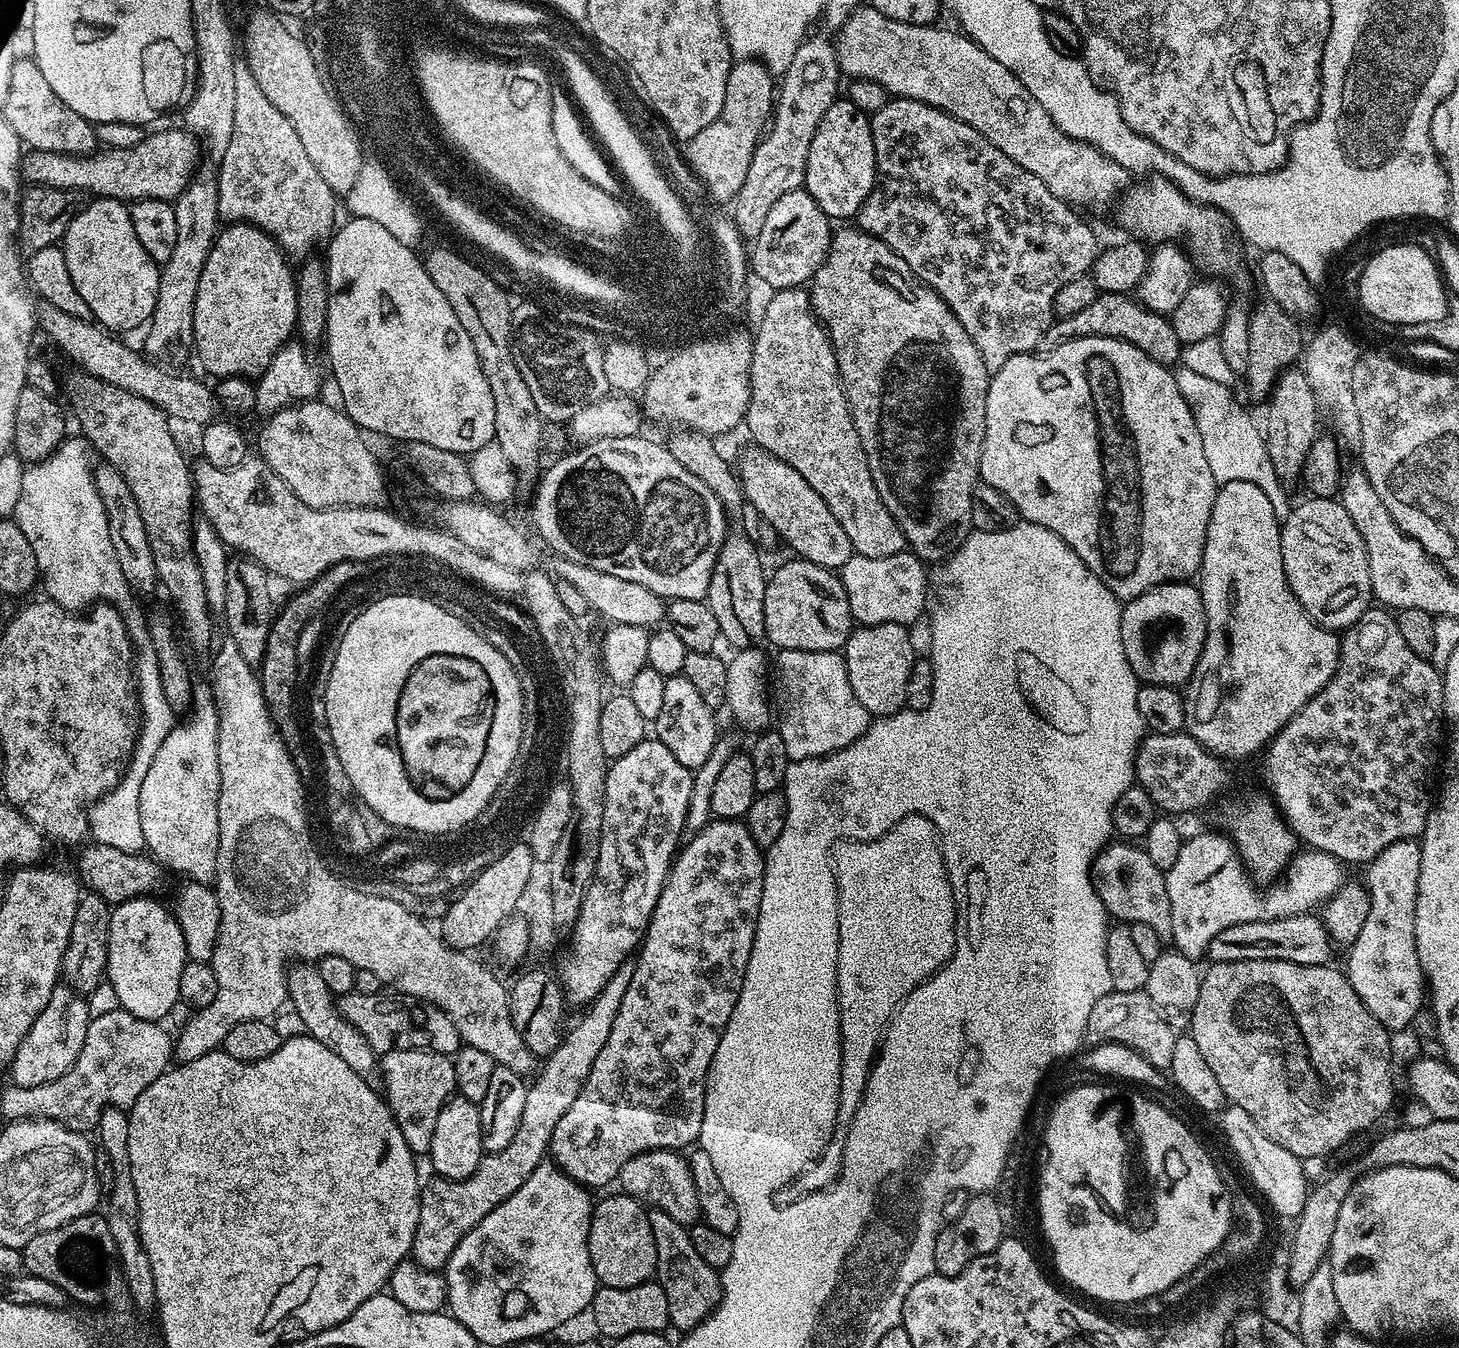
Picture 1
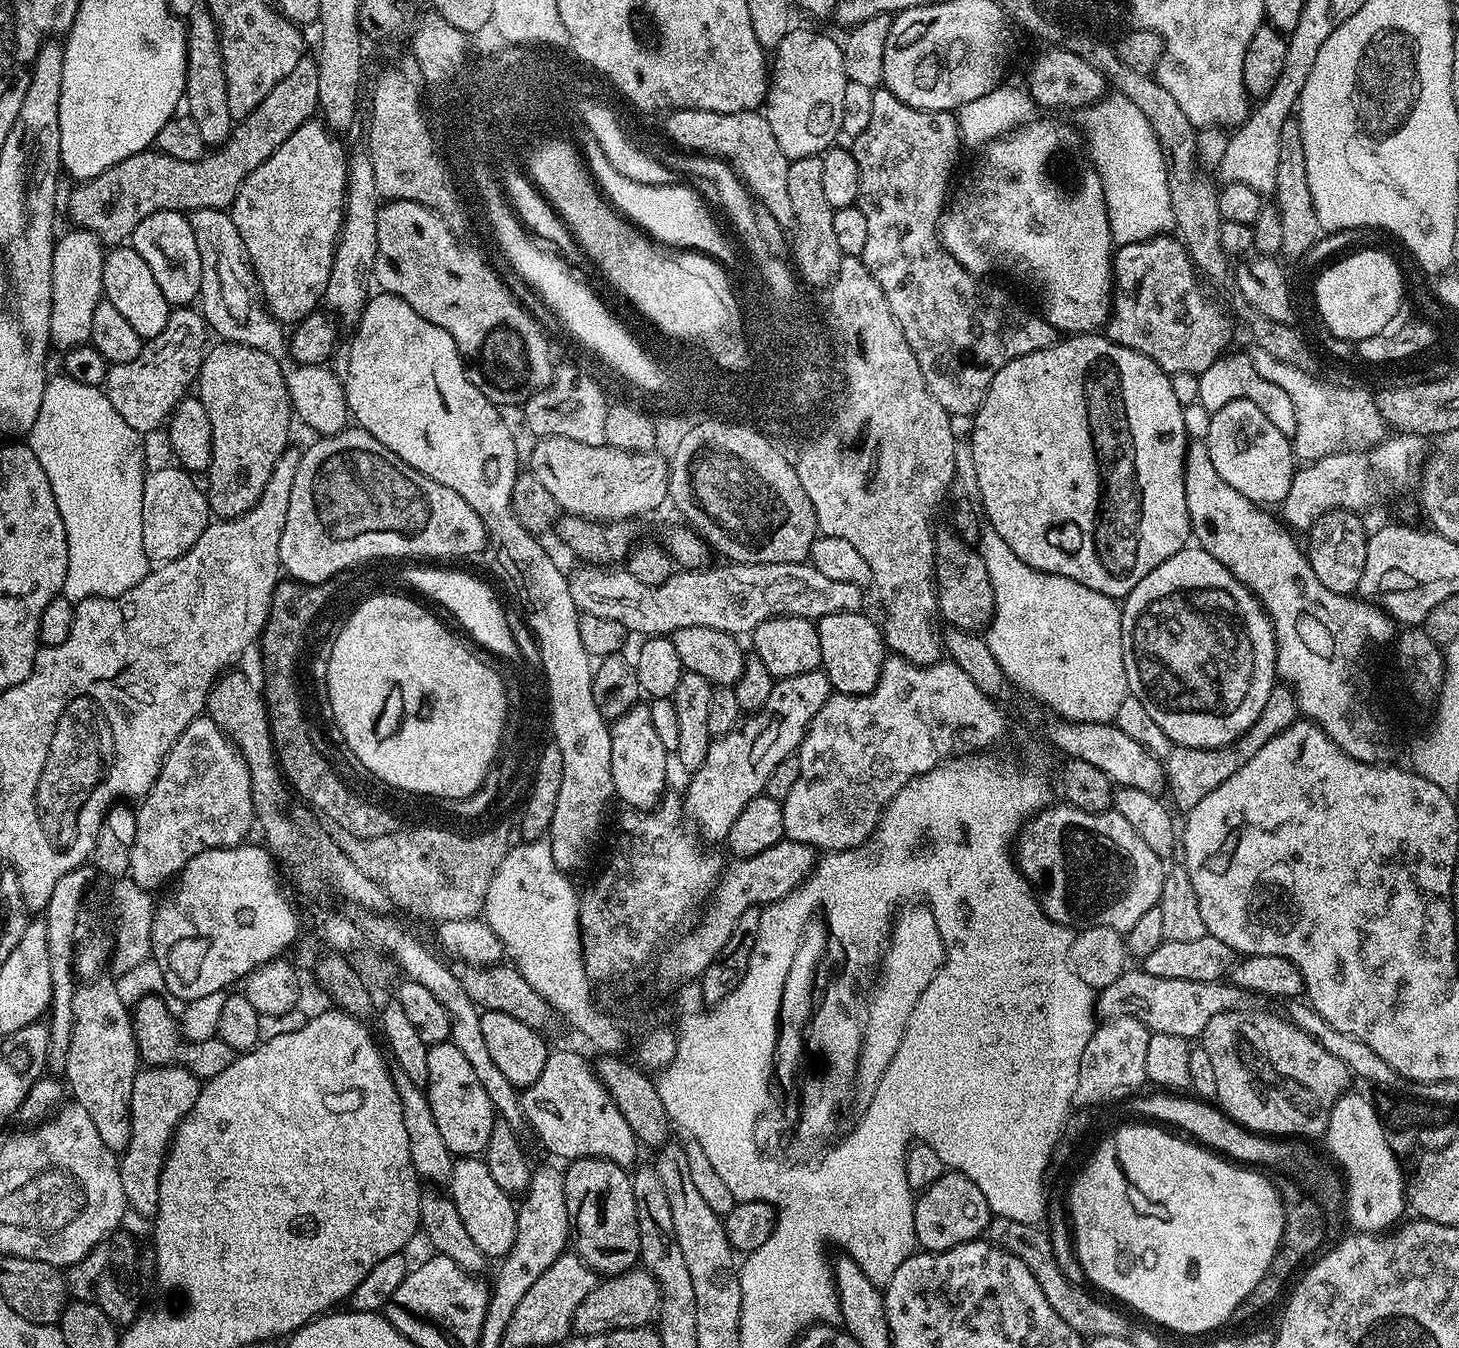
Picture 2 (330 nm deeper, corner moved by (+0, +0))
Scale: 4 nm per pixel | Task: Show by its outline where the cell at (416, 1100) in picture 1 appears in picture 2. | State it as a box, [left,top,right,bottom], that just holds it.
[426,1042,494,1157]

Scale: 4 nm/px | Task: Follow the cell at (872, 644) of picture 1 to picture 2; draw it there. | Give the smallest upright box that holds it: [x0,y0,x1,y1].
[815,612,886,696]

